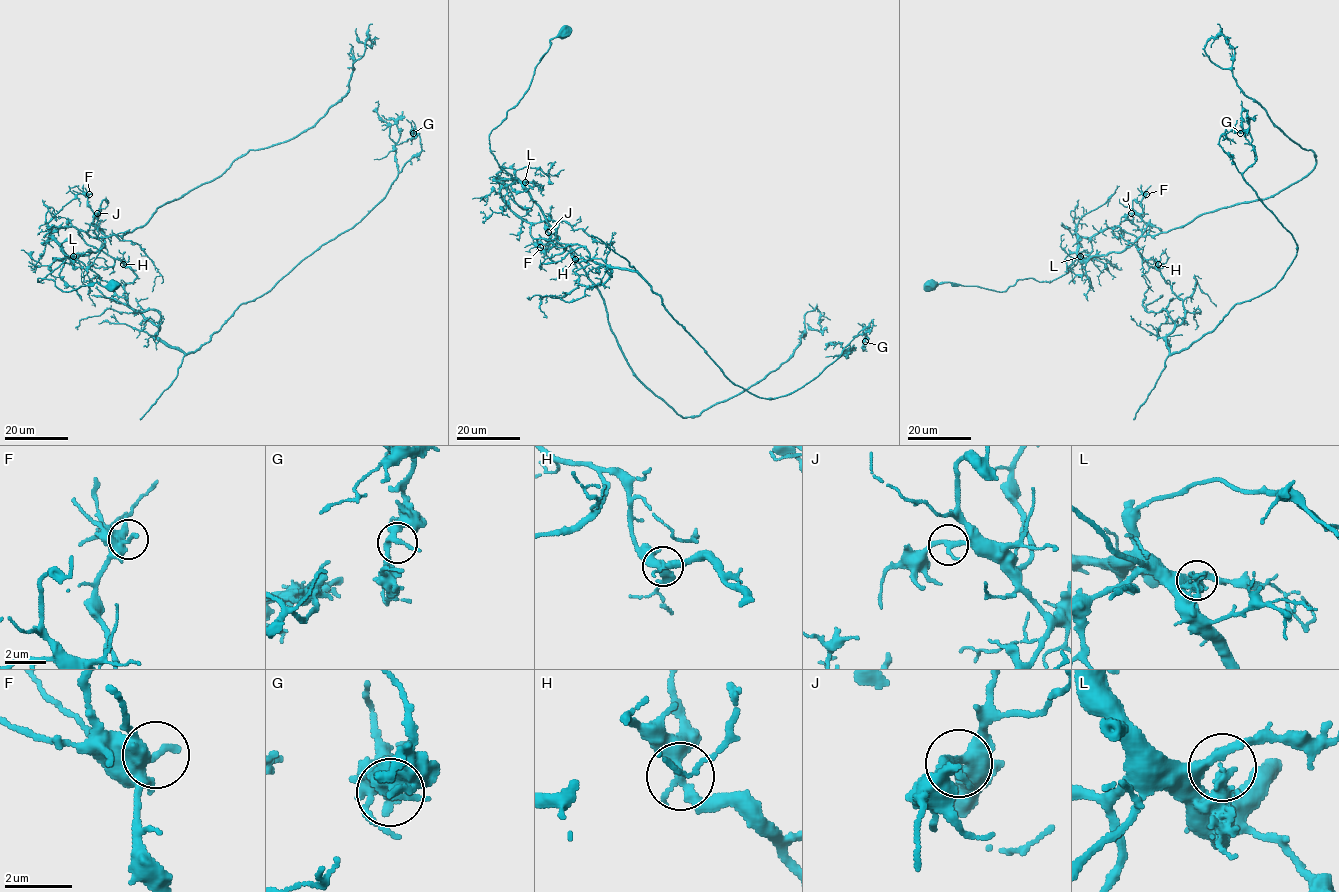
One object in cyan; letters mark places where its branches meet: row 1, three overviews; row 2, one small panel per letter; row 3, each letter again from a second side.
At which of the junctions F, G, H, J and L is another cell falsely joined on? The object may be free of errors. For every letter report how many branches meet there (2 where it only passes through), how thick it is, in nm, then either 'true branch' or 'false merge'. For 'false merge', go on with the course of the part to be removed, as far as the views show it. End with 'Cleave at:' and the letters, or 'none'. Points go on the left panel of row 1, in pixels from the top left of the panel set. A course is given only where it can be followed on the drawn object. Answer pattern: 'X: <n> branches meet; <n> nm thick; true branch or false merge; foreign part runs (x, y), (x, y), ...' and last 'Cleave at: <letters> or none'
F: 2 branches meet; 300 nm thick; true branch
G: 2 branches meet; 340 nm thick; true branch
H: 2 branches meet; 320 nm thick; false merge; foreign part runs (124, 265), (136, 276), (128, 304), (194, 352), (384, 197), (420, 152), (411, 122)
J: 2 branches meet; 240 nm thick; true branch
L: 2 branches meet; 340 nm thick; true branch
Cleave at: H

